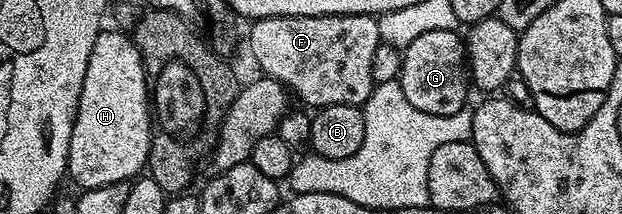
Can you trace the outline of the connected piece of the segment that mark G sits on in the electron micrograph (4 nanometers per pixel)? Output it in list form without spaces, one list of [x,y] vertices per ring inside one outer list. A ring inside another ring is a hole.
[[[430,30],[419,38],[414,38],[410,46],[402,49],[402,66],[398,83],[402,94],[406,94],[406,102],[414,106],[414,110],[422,110],[422,114],[438,114],[449,116],[458,114],[469,103],[468,54],[465,41],[459,31]]]

